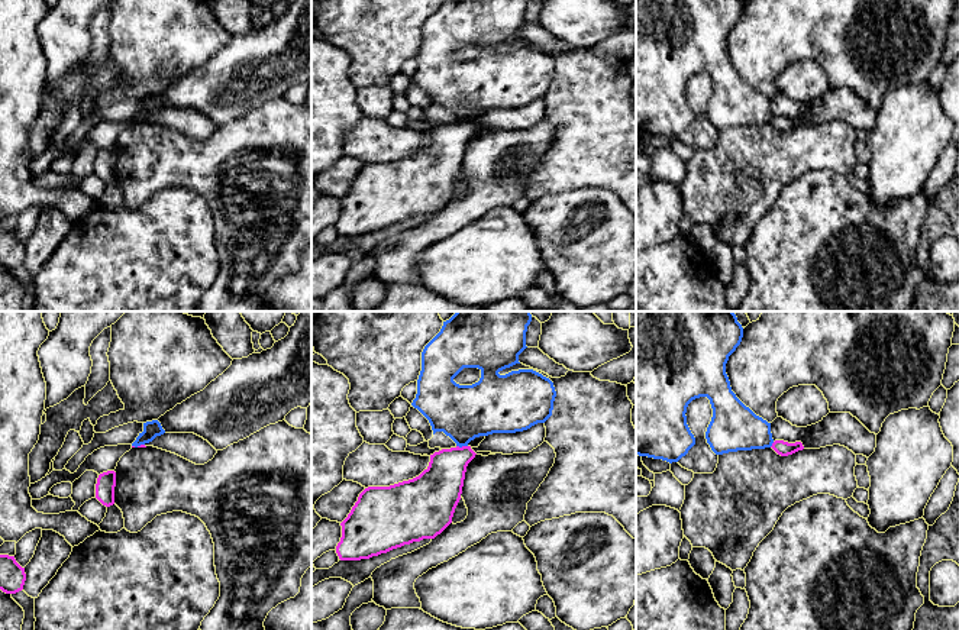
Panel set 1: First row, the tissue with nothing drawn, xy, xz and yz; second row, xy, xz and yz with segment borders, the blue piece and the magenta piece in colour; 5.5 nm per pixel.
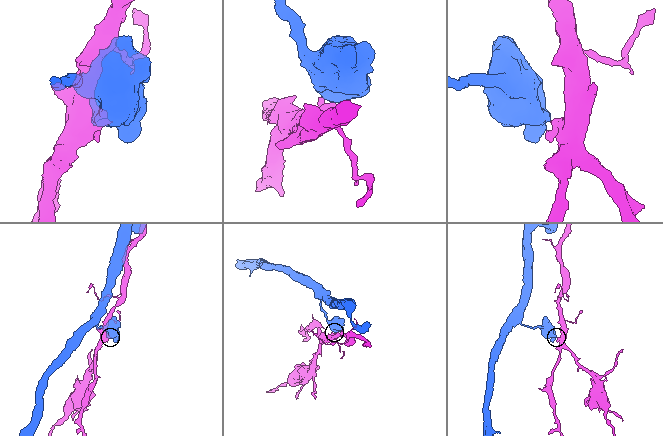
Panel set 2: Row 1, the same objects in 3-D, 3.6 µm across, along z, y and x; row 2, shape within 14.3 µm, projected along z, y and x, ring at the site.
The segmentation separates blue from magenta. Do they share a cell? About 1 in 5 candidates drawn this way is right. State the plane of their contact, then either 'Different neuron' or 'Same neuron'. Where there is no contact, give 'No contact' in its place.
Touches blue in xz. Different neuron

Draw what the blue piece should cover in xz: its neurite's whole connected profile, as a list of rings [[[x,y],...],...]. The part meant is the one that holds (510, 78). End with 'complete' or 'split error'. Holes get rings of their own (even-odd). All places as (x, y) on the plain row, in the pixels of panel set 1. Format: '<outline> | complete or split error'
[[[443,0],[440,7],[424,22],[422,28],[422,46],[417,55],[417,70],[411,81],[430,98],[433,110],[443,107],[456,122],[468,122],[471,116],[493,109],[516,109],[545,98],[553,85],[556,67],[553,58],[533,45],[498,48],[519,38],[519,30],[527,23],[526,7],[529,0]],[[464,43],[478,43],[481,54],[472,61],[459,61],[453,54]]] | complete

